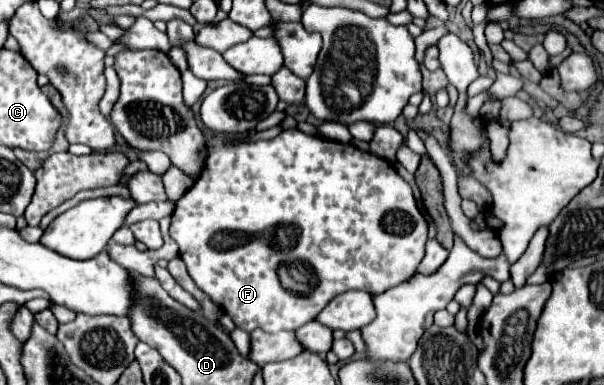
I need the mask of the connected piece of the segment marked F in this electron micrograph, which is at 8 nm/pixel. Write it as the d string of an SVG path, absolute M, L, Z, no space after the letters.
M284 129L280 135L268 141L250 141L248 137L240 135L212 137L208 141L208 157L204 161L202 173L198 175L196 183L180 197L180 201L176 201L176 209L172 213L170 223L170 237L178 243L180 257L186 263L194 283L234 319L236 327L248 333L256 327L268 333L278 333L284 329L294 331L316 319L316 315L340 293L346 293L350 289L364 289L372 295L378 295L410 279L422 261L424 245L428 239L428 223L416 205L412 187L396 173L396 169L386 159L368 151L360 151L350 143L338 143L318 135L306 135L300 129Z

